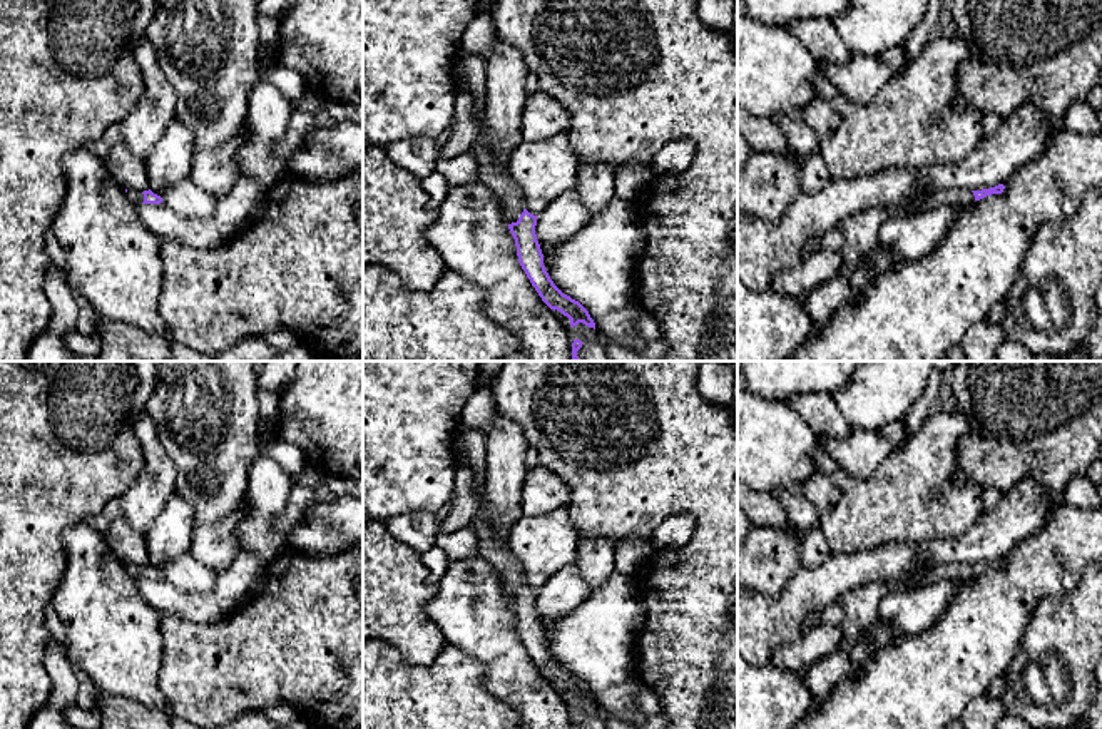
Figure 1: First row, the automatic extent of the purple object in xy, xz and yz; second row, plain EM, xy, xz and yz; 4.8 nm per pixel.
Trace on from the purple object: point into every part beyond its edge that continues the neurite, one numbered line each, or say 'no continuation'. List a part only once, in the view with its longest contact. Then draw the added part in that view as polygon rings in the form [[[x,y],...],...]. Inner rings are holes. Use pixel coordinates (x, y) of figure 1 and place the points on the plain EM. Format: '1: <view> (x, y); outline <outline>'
1: xz (472, 442); outline [[[465,428],[457,435],[455,446],[460,446],[467,463],[475,472],[478,513],[473,522],[473,528],[478,537],[478,557],[487,560],[498,574],[507,599],[517,597],[525,584],[523,570],[518,565],[515,555],[510,552],[507,542],[503,542],[483,518],[480,507],[483,503],[485,487],[485,455],[487,436],[482,430]]]

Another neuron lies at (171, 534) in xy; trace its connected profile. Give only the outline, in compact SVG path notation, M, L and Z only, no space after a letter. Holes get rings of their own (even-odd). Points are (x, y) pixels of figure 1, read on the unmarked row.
M172 493L145 535L149 563L162 572L167 562L191 550L192 532L192 507Z

